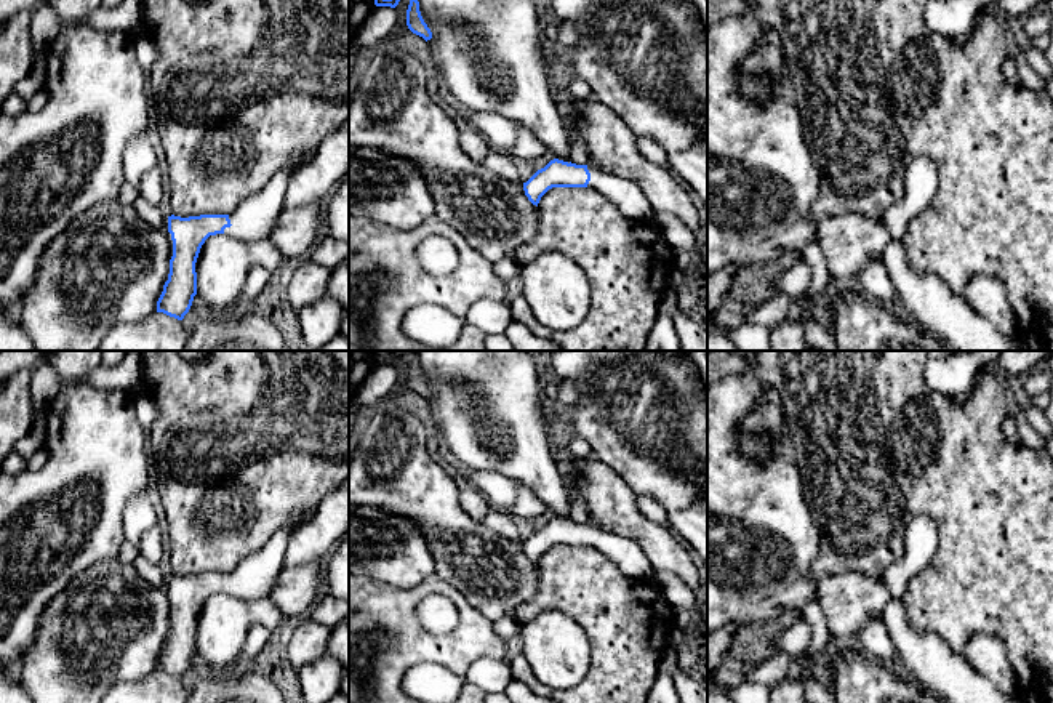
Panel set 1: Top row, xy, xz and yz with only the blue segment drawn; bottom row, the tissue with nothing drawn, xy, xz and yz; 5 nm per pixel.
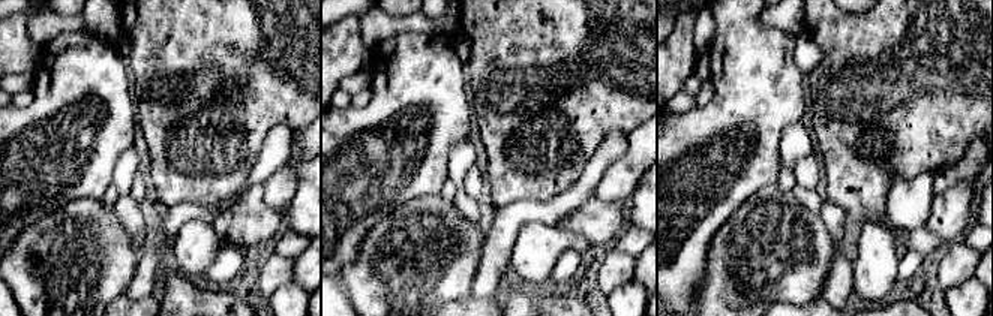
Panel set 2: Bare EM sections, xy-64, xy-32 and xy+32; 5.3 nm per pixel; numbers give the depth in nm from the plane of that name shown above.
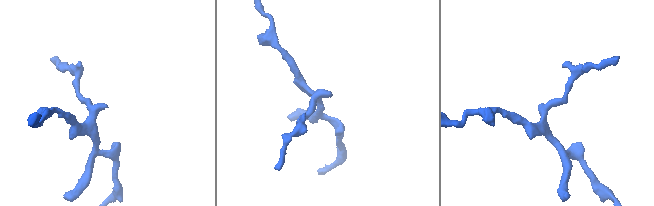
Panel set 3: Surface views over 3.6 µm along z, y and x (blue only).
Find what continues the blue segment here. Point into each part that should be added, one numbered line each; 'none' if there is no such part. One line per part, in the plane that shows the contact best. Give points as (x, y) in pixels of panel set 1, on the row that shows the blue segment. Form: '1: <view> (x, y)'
1: xy (253, 218)

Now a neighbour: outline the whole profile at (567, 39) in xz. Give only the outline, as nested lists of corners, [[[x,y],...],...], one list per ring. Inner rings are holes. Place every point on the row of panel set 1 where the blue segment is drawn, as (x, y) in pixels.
[[[562,21],[559,24],[559,35],[557,35],[557,42],[554,46],[563,54],[568,50],[575,48],[576,43],[578,43],[576,27],[568,21]]]

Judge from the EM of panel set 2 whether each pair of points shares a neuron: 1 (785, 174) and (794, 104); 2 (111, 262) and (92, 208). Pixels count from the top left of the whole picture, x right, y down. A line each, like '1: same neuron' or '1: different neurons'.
1: different neurons
2: same neuron

